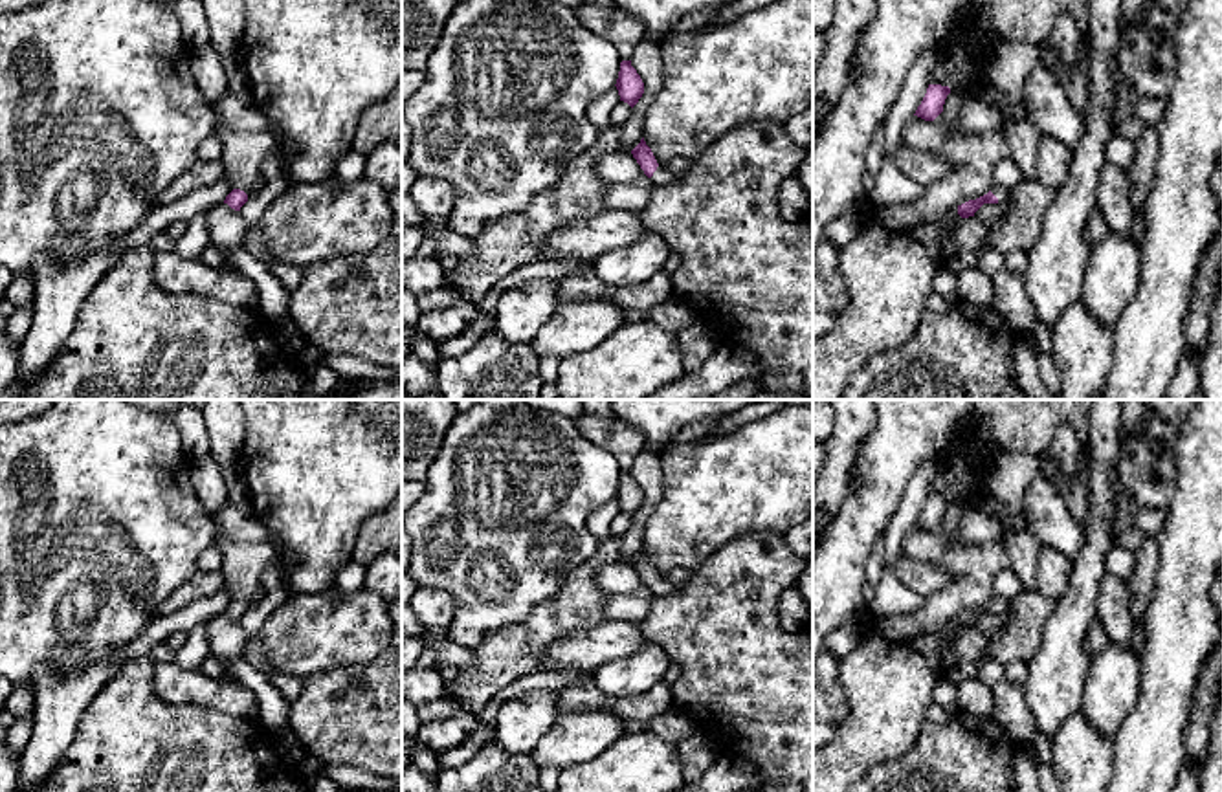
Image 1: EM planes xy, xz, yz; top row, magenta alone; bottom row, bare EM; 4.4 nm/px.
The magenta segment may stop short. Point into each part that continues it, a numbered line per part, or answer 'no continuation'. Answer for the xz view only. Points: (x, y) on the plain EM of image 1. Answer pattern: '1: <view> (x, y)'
1: xz (661, 587)

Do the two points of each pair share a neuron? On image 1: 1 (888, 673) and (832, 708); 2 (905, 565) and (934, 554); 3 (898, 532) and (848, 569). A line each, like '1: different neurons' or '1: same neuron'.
1: different neurons
2: different neurons
3: different neurons

